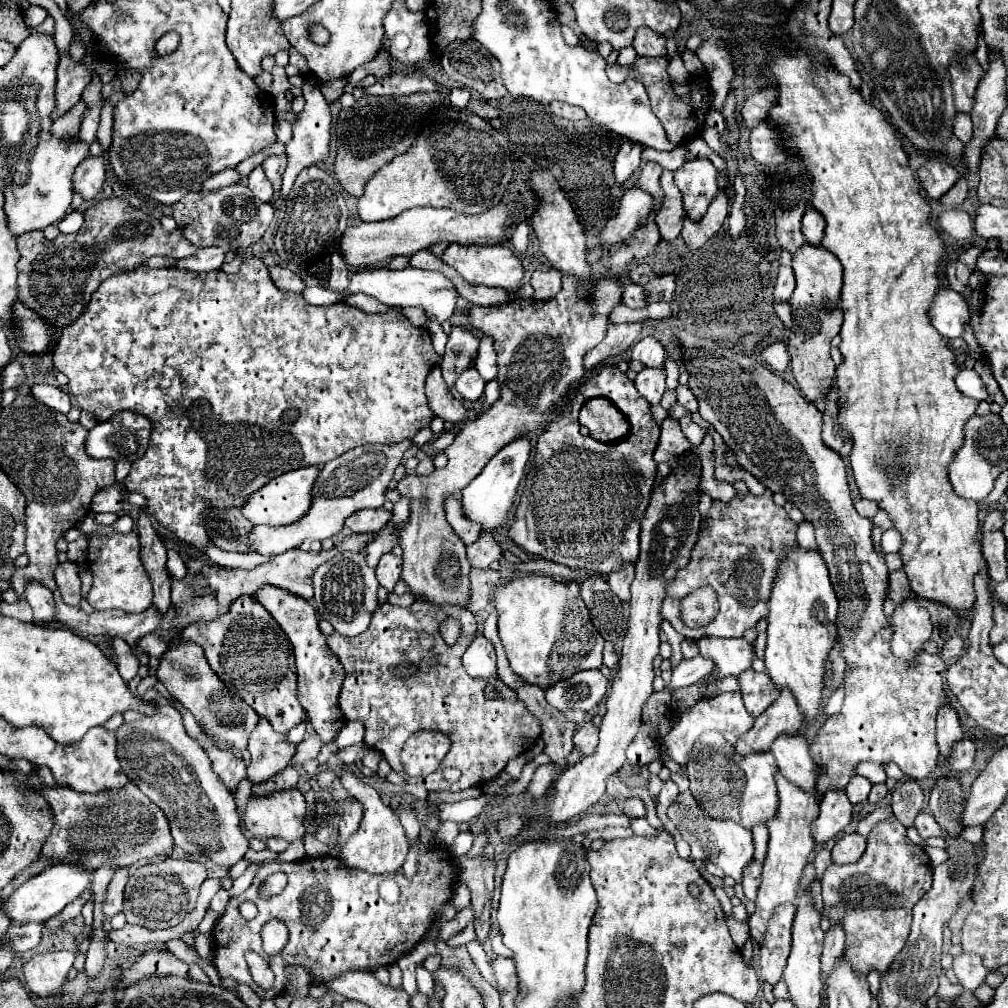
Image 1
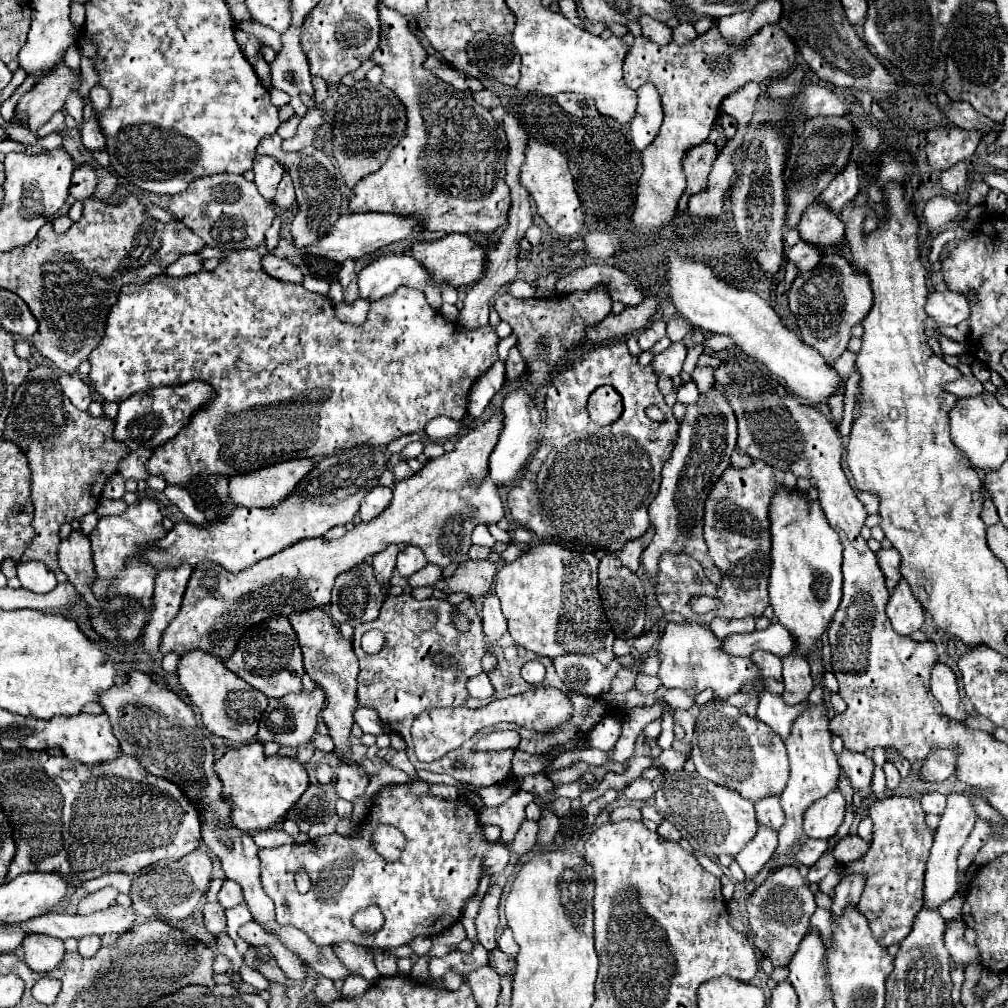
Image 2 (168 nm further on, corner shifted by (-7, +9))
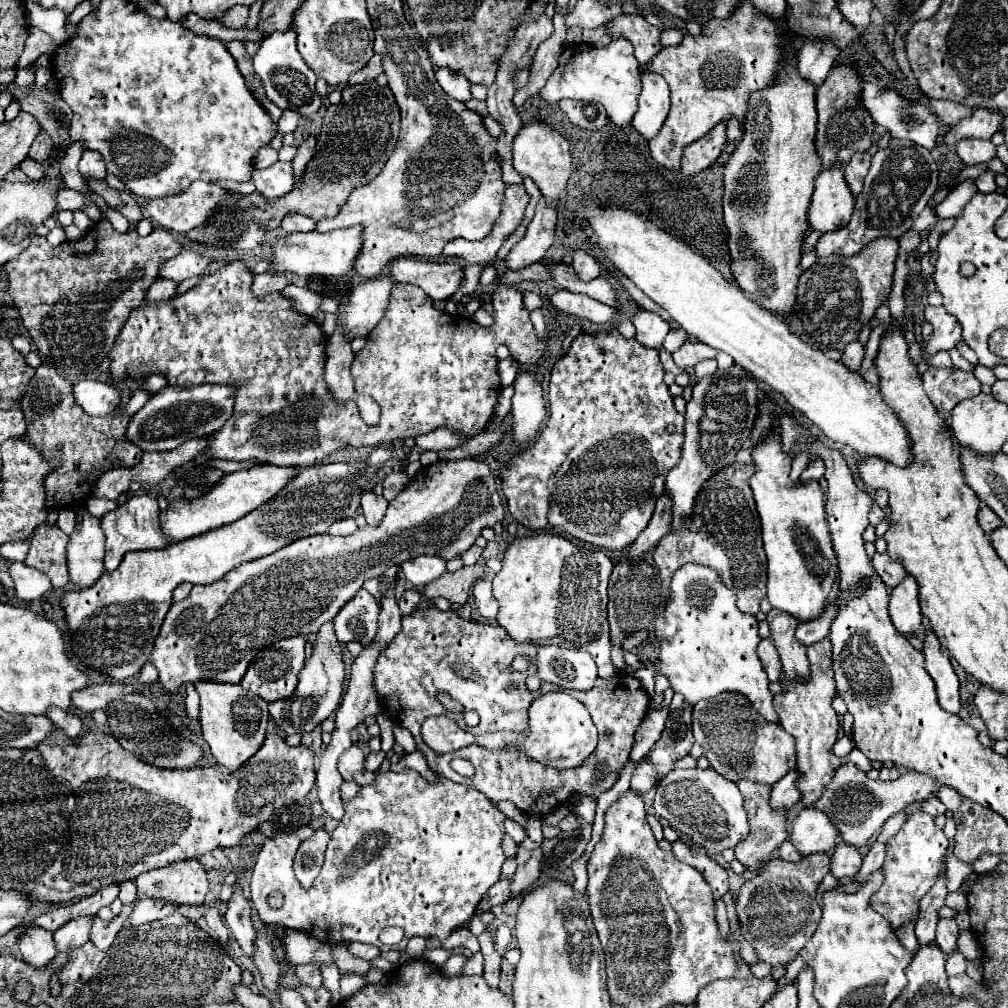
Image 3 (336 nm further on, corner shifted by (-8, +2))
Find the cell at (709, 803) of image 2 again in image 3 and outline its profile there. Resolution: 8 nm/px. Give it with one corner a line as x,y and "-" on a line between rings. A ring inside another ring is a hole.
674,769
656,789
654,809
678,833
688,835
696,845
710,853
722,853
728,847
736,847
748,835
748,819
742,807
742,795
736,783
724,779
720,773
708,769

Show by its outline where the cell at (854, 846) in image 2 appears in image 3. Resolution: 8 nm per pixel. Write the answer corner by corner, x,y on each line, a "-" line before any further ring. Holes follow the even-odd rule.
842,843
842,845
836,847
836,851
832,855
832,867
830,867
830,871
832,871
832,875
836,879
842,879
842,877
856,875
856,871
860,869
860,865
862,865
860,851
856,847
852,847
852,845

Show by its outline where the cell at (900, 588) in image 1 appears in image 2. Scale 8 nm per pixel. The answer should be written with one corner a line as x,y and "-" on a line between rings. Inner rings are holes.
895,548
879,550
877,556
879,556
879,566
881,566
881,570
885,574
885,580
887,580
887,588
893,590
901,580
901,572
899,572
901,556
899,556
899,552

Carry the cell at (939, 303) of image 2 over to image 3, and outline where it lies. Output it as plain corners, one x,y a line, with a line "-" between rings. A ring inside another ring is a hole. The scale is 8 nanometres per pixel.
926,307
926,321
932,323
932,335
928,339
922,341
922,349
924,353
924,361
932,355
936,355
938,351
948,351
952,349
958,341
962,341
962,327
956,321
956,317
952,317
944,307

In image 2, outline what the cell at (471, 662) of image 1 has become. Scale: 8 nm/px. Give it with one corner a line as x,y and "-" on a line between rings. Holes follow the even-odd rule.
487,594
483,598
483,634
485,634
485,644
491,646
497,640
501,640
501,636
507,632
507,620
501,612
499,606
499,598
495,594

